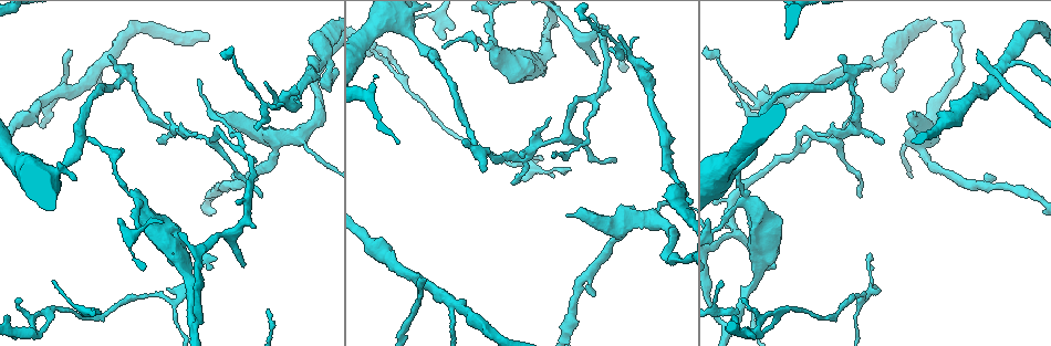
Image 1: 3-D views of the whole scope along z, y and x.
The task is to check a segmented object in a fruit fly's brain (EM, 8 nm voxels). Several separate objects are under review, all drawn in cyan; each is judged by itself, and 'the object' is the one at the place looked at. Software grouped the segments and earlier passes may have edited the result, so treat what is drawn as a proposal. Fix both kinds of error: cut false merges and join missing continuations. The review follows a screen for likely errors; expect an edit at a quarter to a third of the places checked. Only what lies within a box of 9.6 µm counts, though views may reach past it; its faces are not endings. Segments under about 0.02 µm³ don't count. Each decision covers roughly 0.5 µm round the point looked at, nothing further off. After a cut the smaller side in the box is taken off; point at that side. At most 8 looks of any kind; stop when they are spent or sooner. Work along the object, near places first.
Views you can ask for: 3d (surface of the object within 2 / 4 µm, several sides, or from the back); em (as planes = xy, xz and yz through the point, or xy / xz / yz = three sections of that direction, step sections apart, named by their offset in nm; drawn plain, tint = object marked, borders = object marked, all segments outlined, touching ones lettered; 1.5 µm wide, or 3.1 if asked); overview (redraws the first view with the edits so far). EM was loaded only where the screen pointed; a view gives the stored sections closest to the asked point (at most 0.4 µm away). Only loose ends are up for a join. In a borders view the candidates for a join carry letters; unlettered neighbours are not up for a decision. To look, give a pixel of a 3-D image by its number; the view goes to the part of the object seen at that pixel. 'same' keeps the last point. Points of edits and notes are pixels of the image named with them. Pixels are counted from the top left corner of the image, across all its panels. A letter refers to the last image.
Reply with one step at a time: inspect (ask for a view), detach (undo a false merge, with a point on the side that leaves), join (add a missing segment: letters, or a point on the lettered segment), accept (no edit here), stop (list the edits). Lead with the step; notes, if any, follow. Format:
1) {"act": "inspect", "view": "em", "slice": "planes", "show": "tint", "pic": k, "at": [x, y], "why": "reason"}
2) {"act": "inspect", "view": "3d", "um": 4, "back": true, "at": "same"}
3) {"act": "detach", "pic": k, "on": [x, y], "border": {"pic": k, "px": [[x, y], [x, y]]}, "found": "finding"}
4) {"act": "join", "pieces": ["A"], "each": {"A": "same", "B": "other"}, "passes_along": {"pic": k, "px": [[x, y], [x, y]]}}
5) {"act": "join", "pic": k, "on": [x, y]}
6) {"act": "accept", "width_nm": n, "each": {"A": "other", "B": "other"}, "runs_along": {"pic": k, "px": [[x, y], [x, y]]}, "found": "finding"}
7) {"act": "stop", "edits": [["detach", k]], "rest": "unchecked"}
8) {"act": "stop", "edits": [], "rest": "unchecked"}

{"act": "inspect", "view": "3d", "um": 4, "pic": 1, "at": [99, 67], "why": "a fork"}

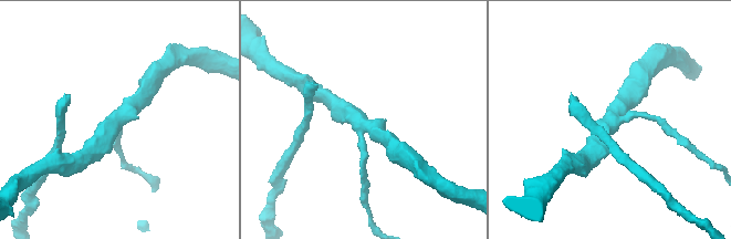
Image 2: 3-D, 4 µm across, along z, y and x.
{"act": "inspect", "view": "em", "slice": "yz", "step": 4, "show": "tint", "pic": 2, "at": [112, 122], "arms": 3, "why": "need the tissue"}

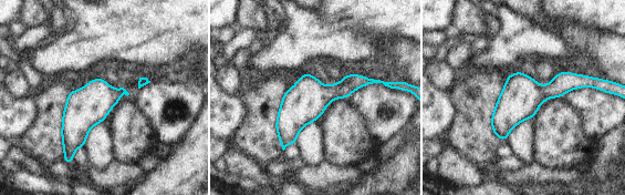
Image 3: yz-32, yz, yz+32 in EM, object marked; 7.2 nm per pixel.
{"act": "inspect", "view": "em", "slice": "xz", "step": 8, "show": "borders", "at": "same"}

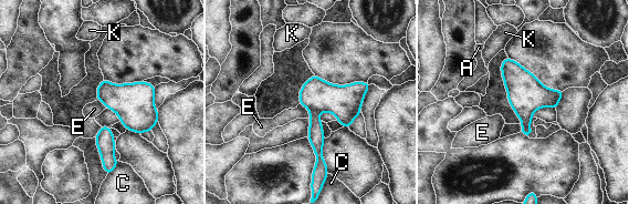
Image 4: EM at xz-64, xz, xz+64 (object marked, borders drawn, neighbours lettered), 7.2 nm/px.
{"act": "accept", "longest_contact_nm": ["E", 130], "each": {"A": "other", "C": "other", "E": "other", "K": "other"}, "found": "all the same neuron"}

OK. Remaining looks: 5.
{"act": "inspect", "view": "3d", "um": 4, "pic": 1, "at": [747, 202]}

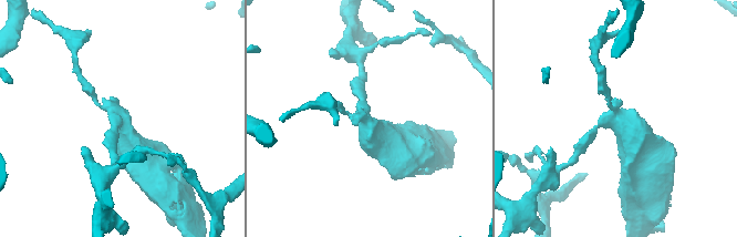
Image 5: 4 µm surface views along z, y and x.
{"act": "inspect", "view": "em", "slice": "planes", "show": "borders", "pic": 5, "at": [615, 115], "arms": 3}

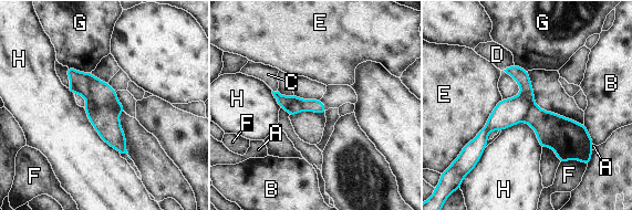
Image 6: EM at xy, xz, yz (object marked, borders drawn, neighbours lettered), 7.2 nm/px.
{"act": "detach", "pic": 6, "on": [104, 117], "width_nm": 100, "longest_contact_nm": ["E", 460], "each": {"A": "other", "B": "other", "C": "other", "D": "other", "E": "other", "F": "other", "G": "other", "H": "other"}, "found": "a second neuron is stuck on"}

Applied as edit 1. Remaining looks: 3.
{"act": "inspect", "view": "em", "slice": "xy", "step": 8, "show": "borders", "pic": 1, "at": [256, 129], "why": "tapers out"}

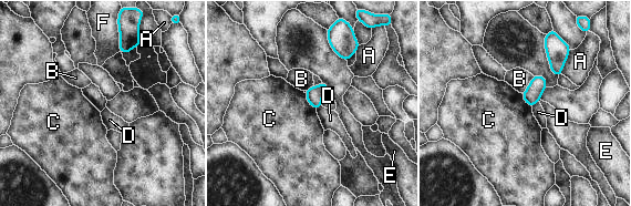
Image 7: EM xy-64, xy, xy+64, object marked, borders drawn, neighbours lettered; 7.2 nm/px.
{"act": "accept", "longest_contact_nm": ["A", 200], "each": {"A": "other", "B": "other", "C": "other", "D": "other", "E": "other", "F": "other"}, "found": "none of them fits"}

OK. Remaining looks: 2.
{"act": "stop", "edits": [["detach", 6]], "rest": "unchecked"}

